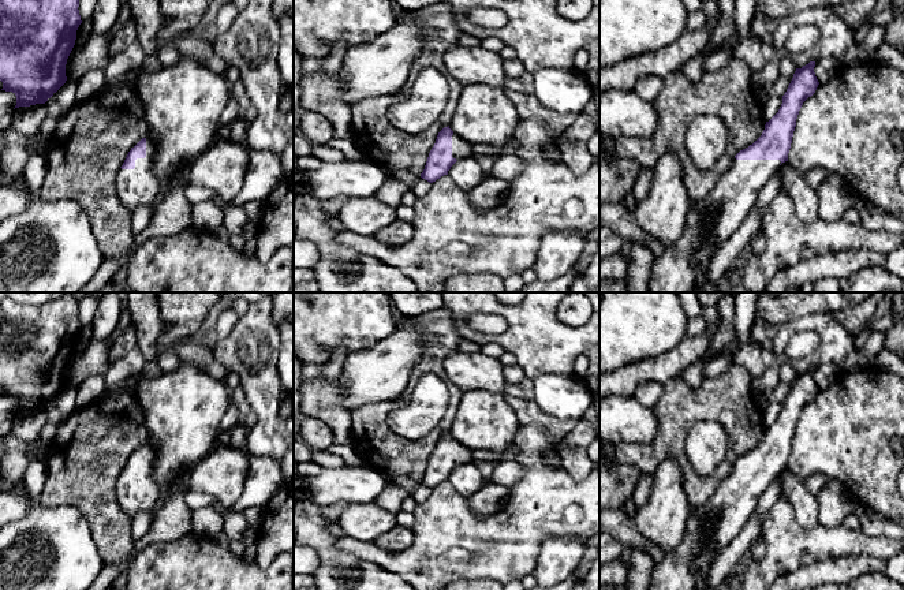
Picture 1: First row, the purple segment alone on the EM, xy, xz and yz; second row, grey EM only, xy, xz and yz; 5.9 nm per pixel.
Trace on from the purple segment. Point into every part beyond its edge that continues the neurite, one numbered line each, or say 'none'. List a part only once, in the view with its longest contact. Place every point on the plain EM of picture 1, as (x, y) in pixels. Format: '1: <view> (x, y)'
1: xy (137, 493)

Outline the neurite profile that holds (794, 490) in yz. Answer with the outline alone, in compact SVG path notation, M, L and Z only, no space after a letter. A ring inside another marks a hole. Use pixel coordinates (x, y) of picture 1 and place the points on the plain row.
M788 467L778 474L781 481L780 497L784 497L793 508L799 524L804 529L813 529L818 524L818 503L811 494L804 481L797 478Z

